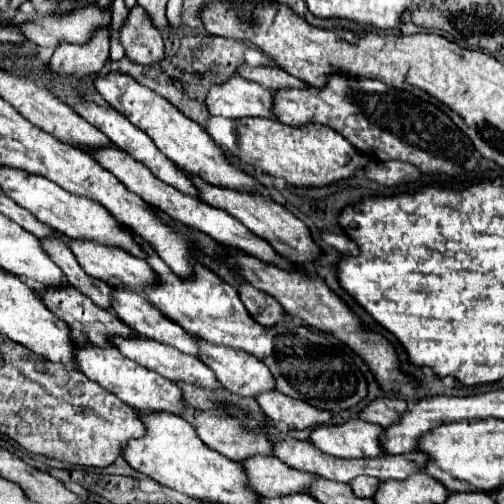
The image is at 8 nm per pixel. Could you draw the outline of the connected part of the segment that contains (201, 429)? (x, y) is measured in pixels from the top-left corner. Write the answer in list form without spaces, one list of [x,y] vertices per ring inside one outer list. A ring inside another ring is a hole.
[[[195,410],[193,428],[209,448],[235,462],[243,462],[255,454],[271,454],[267,436],[245,432],[233,416],[221,410]]]

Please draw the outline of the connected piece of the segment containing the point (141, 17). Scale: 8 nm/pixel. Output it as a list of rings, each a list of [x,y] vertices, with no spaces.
[[[135,6],[129,12],[125,26],[121,28],[121,44],[125,46],[127,58],[137,64],[155,64],[163,60],[163,40],[159,30],[153,26],[145,8]]]

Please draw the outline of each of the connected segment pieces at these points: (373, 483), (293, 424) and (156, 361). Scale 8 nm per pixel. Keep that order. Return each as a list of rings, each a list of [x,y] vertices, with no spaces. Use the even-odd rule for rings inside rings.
[[[361,476],[361,478],[351,482],[351,488],[359,498],[371,498],[375,494],[377,486],[379,486],[379,480],[377,478],[369,478],[369,476]]]
[[[277,390],[257,394],[257,404],[261,406],[263,414],[269,420],[281,422],[295,430],[313,428],[313,426],[329,422],[329,418],[331,418],[331,412],[319,410],[319,408],[315,408],[307,402],[301,402],[301,400],[293,400]]]
[[[137,334],[133,336],[113,336],[111,338],[111,344],[123,354],[127,356],[129,360],[161,374],[163,378],[167,380],[181,380],[181,382],[191,382],[195,386],[201,386],[201,388],[207,388],[207,390],[215,390],[219,384],[217,384],[217,378],[215,374],[209,370],[209,366],[205,366],[201,360],[195,360],[195,358],[189,358],[189,354],[181,354],[179,350],[173,350],[173,346],[165,346],[161,342],[153,342],[149,338],[141,338]]]

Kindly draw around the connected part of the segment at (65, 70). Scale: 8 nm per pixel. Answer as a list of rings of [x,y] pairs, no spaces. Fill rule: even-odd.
[[[97,30],[85,46],[71,46],[63,42],[51,56],[49,68],[57,74],[67,76],[93,76],[109,58],[109,30]]]

